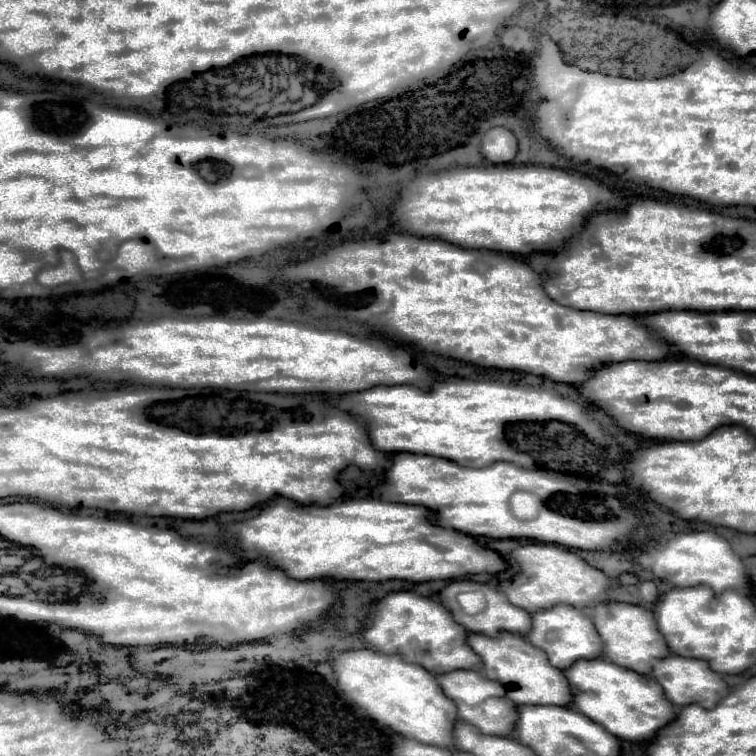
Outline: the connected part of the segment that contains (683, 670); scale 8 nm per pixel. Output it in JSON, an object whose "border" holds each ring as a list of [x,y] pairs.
{"border":[[[680,655],[662,657],[652,667],[650,677],[656,677],[656,681],[660,681],[668,701],[672,701],[678,707],[698,703],[698,705],[702,705],[706,709],[712,709],[728,693],[728,687],[724,683],[724,679],[718,673],[714,673],[708,667],[708,663],[702,661],[702,659],[688,659],[688,657],[680,657]]]}

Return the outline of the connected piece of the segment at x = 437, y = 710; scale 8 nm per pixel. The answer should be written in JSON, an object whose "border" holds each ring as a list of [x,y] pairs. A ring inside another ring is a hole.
{"border":[[[374,649],[342,651],[332,655],[328,663],[332,665],[338,687],[374,721],[420,743],[454,747],[452,725],[456,721],[456,705],[442,693],[436,677],[422,665],[404,661],[400,653],[388,655]]]}

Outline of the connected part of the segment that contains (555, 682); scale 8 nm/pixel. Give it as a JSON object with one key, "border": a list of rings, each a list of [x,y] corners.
{"border":[[[470,633],[468,645],[482,659],[482,675],[502,683],[506,687],[508,699],[514,705],[570,705],[572,693],[564,673],[552,667],[546,653],[530,645],[526,637],[514,633],[500,633],[500,637],[480,637],[480,633]]]}

